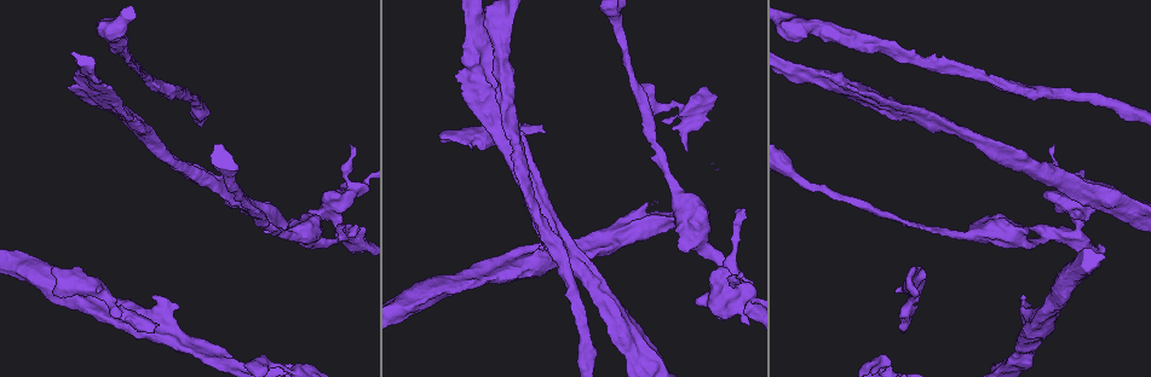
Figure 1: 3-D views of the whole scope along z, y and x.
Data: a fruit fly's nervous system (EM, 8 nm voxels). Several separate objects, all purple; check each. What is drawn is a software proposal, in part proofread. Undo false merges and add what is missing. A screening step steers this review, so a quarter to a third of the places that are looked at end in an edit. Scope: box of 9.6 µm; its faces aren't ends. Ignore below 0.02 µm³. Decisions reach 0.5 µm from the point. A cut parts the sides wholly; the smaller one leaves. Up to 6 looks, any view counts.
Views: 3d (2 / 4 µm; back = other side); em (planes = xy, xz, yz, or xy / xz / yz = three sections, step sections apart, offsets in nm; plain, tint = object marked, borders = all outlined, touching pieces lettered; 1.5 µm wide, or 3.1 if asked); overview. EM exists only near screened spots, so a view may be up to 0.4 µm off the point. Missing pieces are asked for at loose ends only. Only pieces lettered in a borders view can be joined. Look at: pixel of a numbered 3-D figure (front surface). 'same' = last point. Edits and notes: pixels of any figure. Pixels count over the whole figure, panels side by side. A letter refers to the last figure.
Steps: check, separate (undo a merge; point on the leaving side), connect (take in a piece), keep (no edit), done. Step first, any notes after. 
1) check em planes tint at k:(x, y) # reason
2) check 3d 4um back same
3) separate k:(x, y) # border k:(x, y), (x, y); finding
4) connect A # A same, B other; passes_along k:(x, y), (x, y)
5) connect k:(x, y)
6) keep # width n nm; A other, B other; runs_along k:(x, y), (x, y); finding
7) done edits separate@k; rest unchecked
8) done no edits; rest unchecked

check em planes borders at 1:(536, 262) # sudden change in width

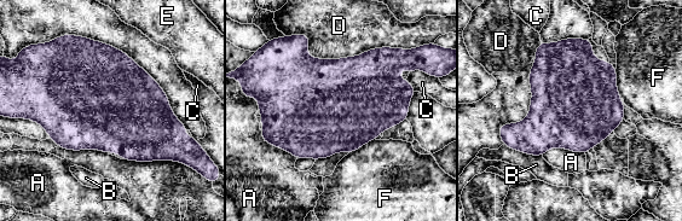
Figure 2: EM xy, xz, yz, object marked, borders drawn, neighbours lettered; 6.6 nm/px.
keep # width 600 nm; longest_contact D 700 nm; A other, B other, C other, D other, E other, F other; one neuron here

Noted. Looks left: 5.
check 3d 2um at 1:(154, 326)

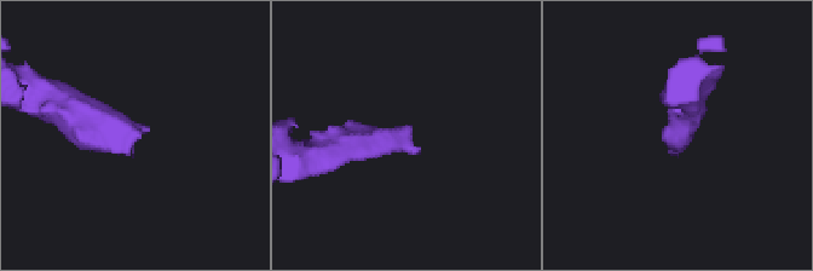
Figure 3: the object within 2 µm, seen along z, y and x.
check em planes tint at 3:(419, 147)

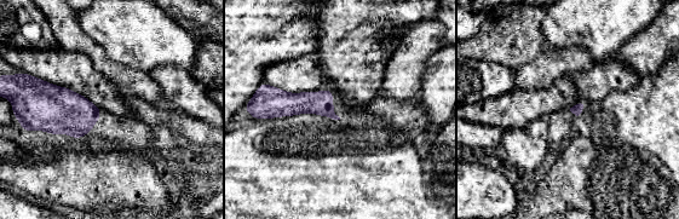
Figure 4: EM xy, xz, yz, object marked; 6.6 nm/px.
check em planes borders same

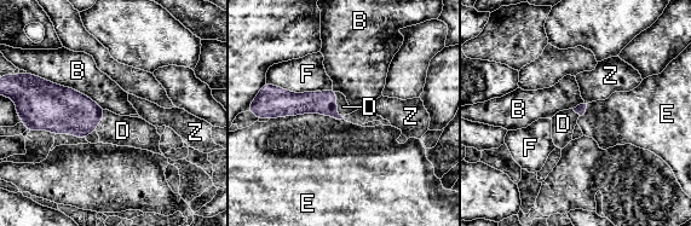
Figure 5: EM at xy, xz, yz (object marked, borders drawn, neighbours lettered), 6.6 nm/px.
connect D # B other, D same, E other, F other, Z other; passes_along 5:(324, 103), (335, 105), (343, 106); the neuron continues

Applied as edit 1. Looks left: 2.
check em planes borders at 1:(356, 224) # free end

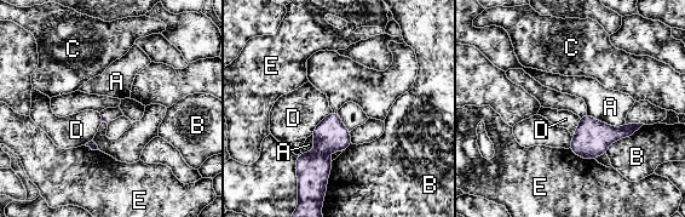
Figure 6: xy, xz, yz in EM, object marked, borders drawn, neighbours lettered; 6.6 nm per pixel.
keep # A other, B other, C other, D other, E other; border 6:(332, 110), (317, 124), (311, 133); no lettered piece goes on from it

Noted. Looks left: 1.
done edits connect@5; rest unchecked

